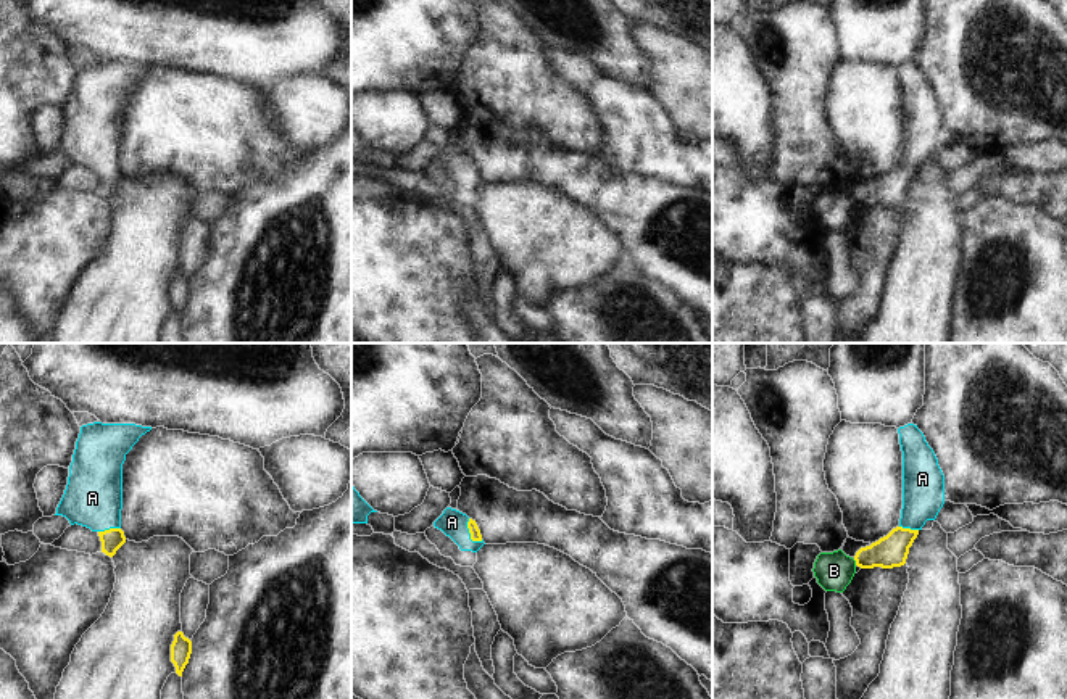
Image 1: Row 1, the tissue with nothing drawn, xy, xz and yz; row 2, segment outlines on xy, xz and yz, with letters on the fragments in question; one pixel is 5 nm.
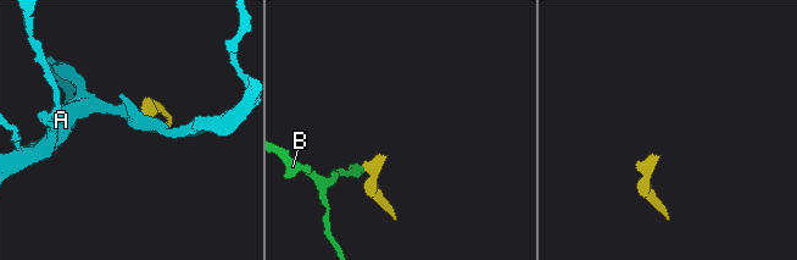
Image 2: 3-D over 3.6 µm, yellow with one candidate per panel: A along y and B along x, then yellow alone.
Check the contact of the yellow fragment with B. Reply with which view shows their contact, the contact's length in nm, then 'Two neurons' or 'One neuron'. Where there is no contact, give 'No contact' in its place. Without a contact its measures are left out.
Touches yellow in yz. Shared border 40 nm. Two neurons.

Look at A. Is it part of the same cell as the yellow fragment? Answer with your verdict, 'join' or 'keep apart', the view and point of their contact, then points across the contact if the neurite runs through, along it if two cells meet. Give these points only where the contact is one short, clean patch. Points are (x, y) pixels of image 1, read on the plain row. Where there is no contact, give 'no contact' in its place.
join; contact xz (469, 171); way xz (473, 166), (469, 171), (452, 161)

